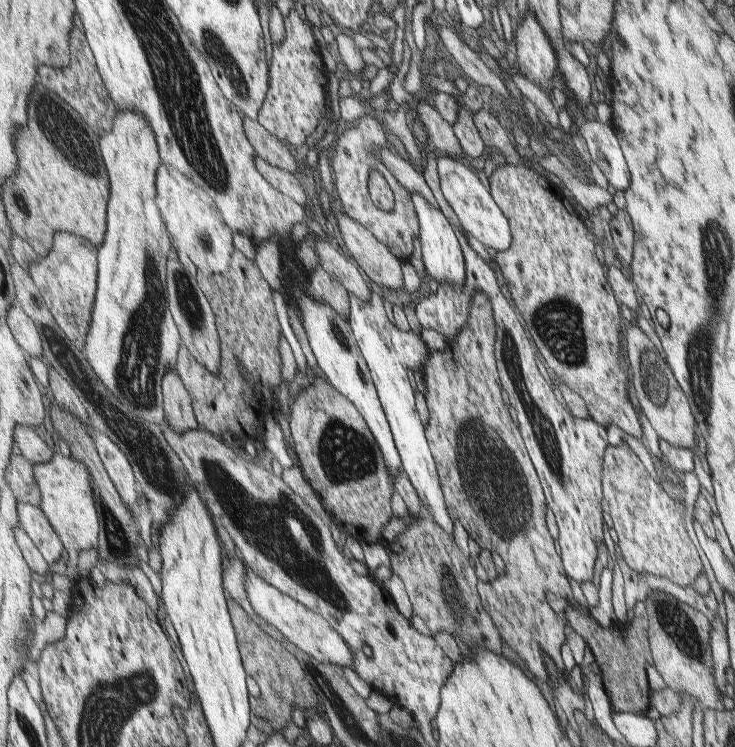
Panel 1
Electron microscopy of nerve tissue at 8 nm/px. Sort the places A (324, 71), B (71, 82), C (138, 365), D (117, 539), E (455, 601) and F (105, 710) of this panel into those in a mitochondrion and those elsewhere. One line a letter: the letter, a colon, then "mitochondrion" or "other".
A: other
B: other
C: mitochondrion
D: mitochondrion
E: mitochondrion
F: mitochondrion

